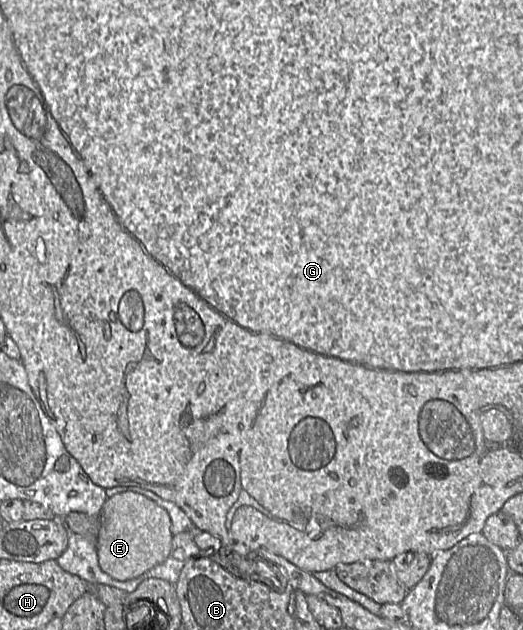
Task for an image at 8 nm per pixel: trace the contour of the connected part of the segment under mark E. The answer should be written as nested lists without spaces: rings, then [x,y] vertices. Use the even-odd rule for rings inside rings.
[[[123,491],[108,497],[100,513],[100,531],[96,541],[100,568],[118,581],[135,579],[163,563],[170,554],[173,534],[168,512],[148,497],[133,491]]]

